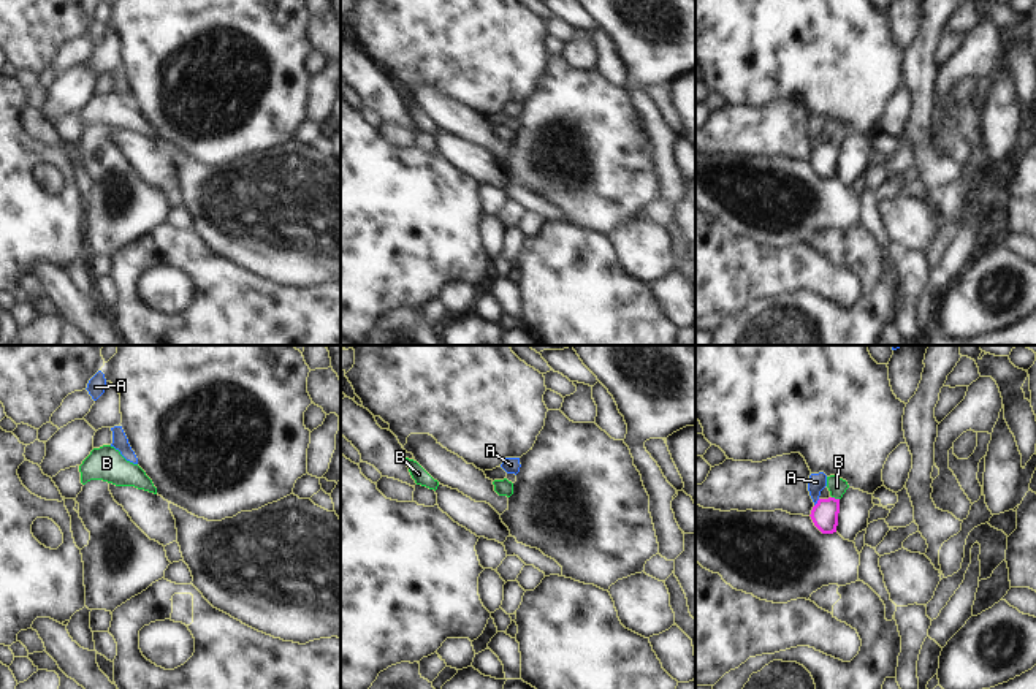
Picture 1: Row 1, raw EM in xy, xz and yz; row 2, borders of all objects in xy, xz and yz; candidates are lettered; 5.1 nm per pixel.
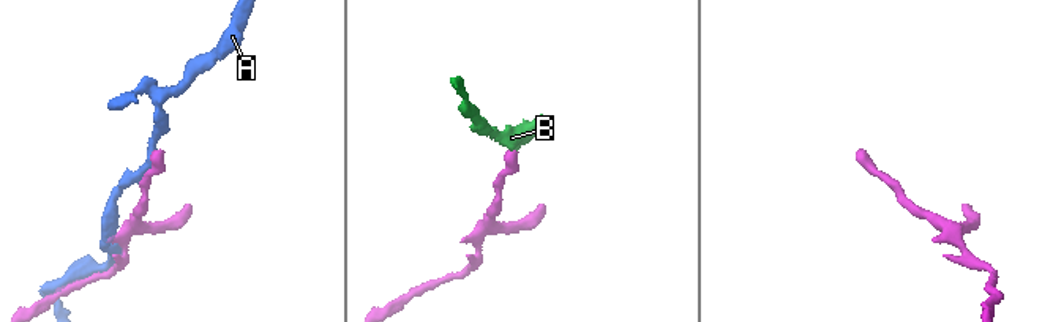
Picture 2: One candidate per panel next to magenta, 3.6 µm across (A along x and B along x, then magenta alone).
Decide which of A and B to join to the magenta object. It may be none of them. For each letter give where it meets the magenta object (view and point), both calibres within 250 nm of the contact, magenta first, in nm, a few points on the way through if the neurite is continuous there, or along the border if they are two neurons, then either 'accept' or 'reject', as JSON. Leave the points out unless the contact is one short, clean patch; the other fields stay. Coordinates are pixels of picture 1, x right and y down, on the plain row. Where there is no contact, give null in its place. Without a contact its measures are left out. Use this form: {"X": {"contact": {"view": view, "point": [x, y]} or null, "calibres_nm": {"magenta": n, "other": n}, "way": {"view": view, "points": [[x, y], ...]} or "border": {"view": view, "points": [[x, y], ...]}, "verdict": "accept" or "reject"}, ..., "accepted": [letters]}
{"A": {"contact": {"view": "yz", "point": [818, 148]}, "calibres_nm": {"magenta": 140, "other": 90}, "verdict": "reject"}, "B": {"contact": {"view": "yz", "point": [834, 143]}, "calibres_nm": {"magenta": 140, "other": 90}, "way": {"view": "yz", "points": [[824, 160], [834, 143], [837, 132]]}, "verdict": "accept"}, "accepted": ["B"]}

